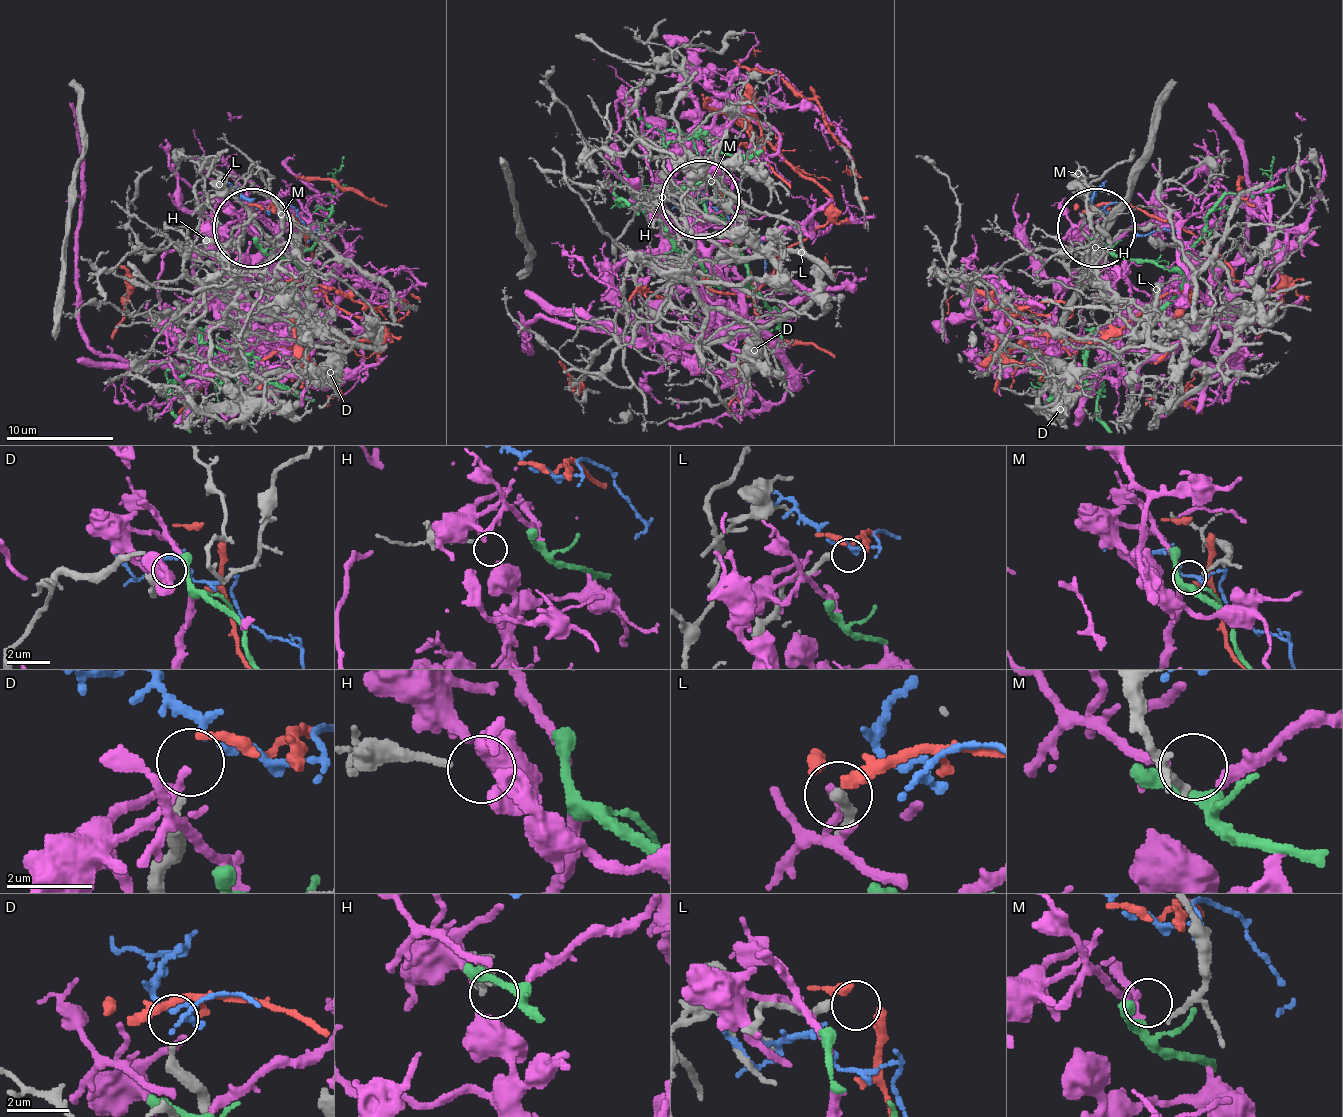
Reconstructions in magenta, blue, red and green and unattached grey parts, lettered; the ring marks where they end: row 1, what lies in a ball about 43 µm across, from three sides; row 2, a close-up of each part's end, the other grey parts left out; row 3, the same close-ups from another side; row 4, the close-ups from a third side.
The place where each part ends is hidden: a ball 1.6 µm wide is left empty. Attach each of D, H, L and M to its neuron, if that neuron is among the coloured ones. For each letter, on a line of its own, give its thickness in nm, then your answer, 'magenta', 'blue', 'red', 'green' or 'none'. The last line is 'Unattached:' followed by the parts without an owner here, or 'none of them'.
D: calibre 280 nm; blue
H: calibre 170 nm; none
L: calibre 280 nm; none
M: calibre 150 nm; magenta
Unattached: H, L

